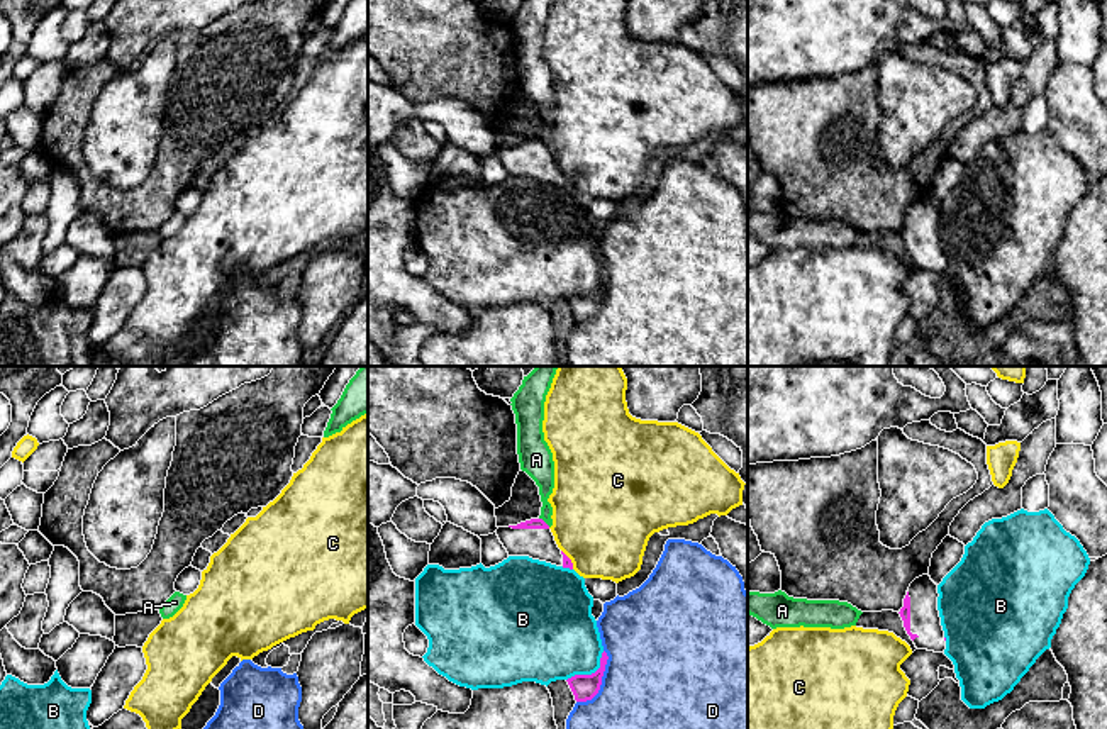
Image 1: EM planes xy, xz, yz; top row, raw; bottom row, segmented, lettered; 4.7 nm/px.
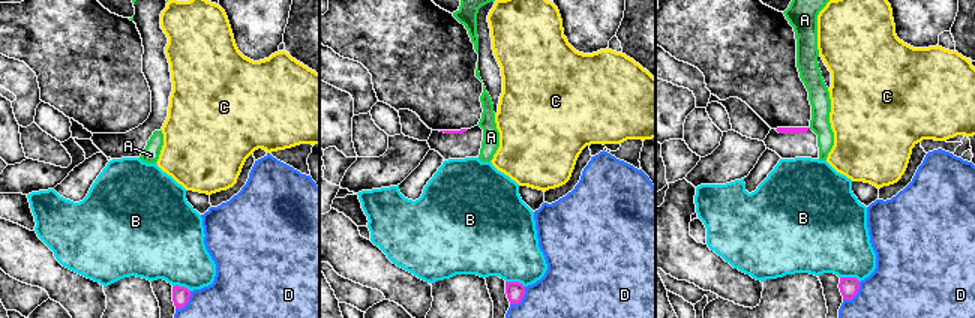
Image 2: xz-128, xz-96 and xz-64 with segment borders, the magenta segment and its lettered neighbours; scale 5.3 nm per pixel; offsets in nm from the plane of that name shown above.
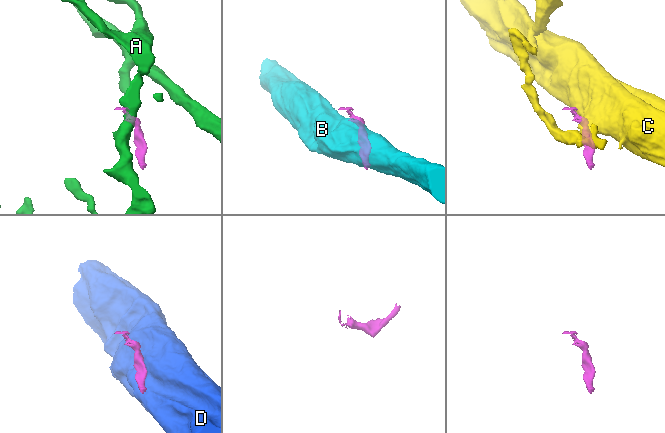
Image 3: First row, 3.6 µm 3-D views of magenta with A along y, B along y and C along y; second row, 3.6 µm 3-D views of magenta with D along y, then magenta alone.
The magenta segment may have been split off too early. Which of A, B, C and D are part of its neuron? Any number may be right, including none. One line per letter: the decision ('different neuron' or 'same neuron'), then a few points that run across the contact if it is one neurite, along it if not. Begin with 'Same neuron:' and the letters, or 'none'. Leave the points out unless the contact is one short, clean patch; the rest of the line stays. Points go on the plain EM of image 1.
Same neuron: none
A: different neuron; line xz (539, 138), (550, 146)
B: different neuron
C: different neuron; line xz (561, 170), (573, 189)
D: different neuron

